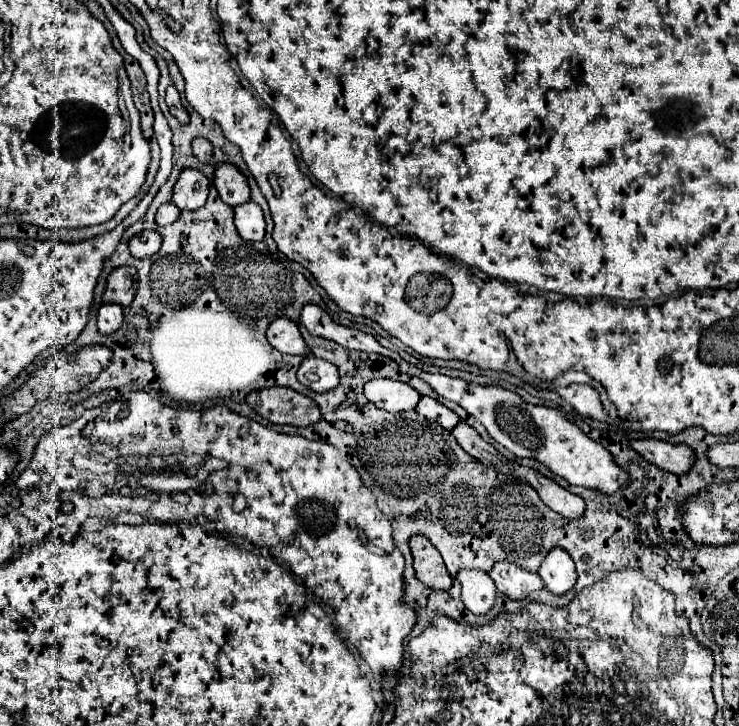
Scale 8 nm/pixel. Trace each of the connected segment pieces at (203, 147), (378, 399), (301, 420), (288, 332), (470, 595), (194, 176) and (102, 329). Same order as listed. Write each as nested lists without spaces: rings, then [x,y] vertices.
[[[193,139],[193,155],[199,159],[199,161],[211,161],[211,155],[213,155],[213,145],[209,145],[207,139]]]
[[[371,379],[365,383],[363,393],[371,403],[391,413],[413,411],[421,397],[409,383],[395,379]]]
[[[267,387],[253,391],[247,397],[247,403],[263,417],[275,425],[295,425],[307,427],[321,419],[317,403],[295,389],[289,387]]]
[[[279,317],[269,325],[267,339],[281,353],[305,355],[305,341],[299,333],[299,327],[295,321],[291,321],[287,317]]]
[[[459,569],[455,579],[461,583],[461,601],[471,613],[485,615],[493,607],[497,589],[485,571]]]
[[[183,169],[173,185],[173,203],[179,209],[199,209],[209,195],[209,179],[197,169]]]
[[[103,303],[97,311],[97,327],[101,335],[115,333],[123,323],[123,307],[117,303]]]

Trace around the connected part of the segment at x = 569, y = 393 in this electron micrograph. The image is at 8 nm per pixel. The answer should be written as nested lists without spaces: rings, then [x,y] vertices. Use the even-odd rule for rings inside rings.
[[[569,385],[555,387],[555,391],[581,415],[587,415],[597,421],[605,421],[607,413],[599,401],[599,391],[591,385]]]

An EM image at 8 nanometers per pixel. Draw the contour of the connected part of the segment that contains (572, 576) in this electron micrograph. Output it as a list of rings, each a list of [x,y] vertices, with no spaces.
[[[553,547],[545,559],[539,565],[539,577],[543,579],[545,587],[549,591],[553,591],[555,595],[563,595],[569,589],[573,589],[575,581],[577,581],[577,573],[575,573],[575,563],[569,557],[569,553],[561,547]]]

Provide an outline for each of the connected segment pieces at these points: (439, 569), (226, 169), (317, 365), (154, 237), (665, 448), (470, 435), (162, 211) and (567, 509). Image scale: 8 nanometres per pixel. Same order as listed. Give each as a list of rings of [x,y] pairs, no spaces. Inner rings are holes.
[[[413,535],[409,539],[409,547],[413,553],[413,567],[419,581],[433,589],[449,589],[453,585],[453,577],[443,565],[443,557],[439,557],[439,551],[427,541],[423,535]]]
[[[219,163],[213,173],[213,185],[219,191],[219,197],[235,207],[249,201],[249,185],[245,175],[231,163]]]
[[[305,357],[297,371],[297,379],[315,393],[325,393],[339,385],[337,367],[319,357]]]
[[[141,231],[129,241],[129,251],[137,259],[157,253],[159,247],[161,247],[161,235],[157,231]]]
[[[633,439],[629,445],[641,453],[645,461],[669,473],[681,475],[689,471],[689,465],[693,465],[693,449],[689,445],[673,445],[659,439]]]
[[[461,421],[461,423],[455,425],[455,429],[453,429],[451,433],[453,433],[453,437],[457,439],[457,443],[459,443],[469,455],[473,455],[473,457],[477,459],[477,431]]]
[[[165,203],[165,205],[161,205],[159,209],[157,209],[157,215],[155,215],[155,221],[157,221],[157,225],[169,225],[169,223],[175,223],[177,219],[179,219],[179,209],[173,205],[173,203]]]
[[[535,471],[535,481],[531,479],[531,483],[535,483],[533,487],[539,493],[541,501],[549,509],[553,509],[555,513],[559,513],[559,515],[563,515],[567,519],[579,519],[581,513],[585,511],[585,501],[579,495],[573,495],[571,491],[563,489],[561,485],[547,479],[539,471]]]

